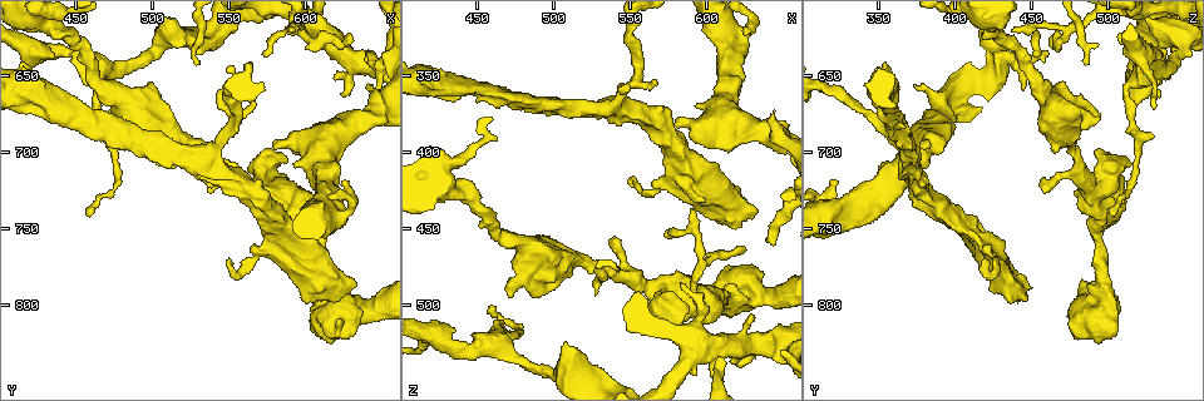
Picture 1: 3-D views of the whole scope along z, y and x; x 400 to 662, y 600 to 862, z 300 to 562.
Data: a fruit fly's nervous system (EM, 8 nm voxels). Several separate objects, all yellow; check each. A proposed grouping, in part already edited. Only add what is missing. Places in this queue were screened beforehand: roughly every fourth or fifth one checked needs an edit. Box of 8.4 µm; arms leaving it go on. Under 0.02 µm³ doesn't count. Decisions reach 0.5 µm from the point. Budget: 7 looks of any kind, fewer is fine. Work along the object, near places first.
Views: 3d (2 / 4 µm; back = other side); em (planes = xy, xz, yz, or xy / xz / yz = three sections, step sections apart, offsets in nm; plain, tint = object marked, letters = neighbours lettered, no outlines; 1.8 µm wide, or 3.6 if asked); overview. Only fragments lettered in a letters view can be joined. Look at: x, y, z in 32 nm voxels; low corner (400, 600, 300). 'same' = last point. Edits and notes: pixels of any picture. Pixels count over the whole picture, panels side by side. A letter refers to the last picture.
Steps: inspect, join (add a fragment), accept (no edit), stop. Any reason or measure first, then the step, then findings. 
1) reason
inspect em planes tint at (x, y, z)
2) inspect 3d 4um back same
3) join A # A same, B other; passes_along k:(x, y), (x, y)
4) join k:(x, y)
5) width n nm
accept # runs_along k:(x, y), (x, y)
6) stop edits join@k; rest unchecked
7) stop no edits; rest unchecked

inspect em planes letters at (532, 636, 542)

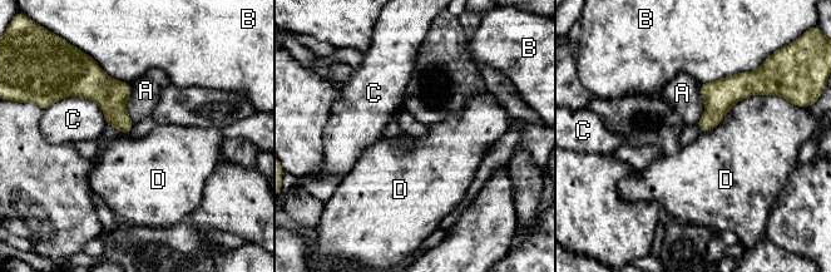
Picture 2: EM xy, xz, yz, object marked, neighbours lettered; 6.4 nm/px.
accept # A other, B other, C other, D other; no lettered fragment goes on from it

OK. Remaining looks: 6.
stops while still wide
inspect em xy step 4 letters at (616, 818, 478)

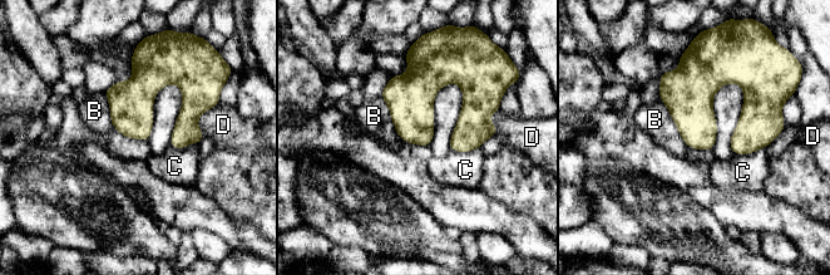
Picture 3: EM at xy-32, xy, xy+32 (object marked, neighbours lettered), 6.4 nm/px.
width 260 nm
accept # B other, C other, D other; border 3:(658, 99), (667, 108), (687, 146); none of them fits

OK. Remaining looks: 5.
stops while still wide
inspect em 3.6um yz step 8 tint at (632, 786, 436)

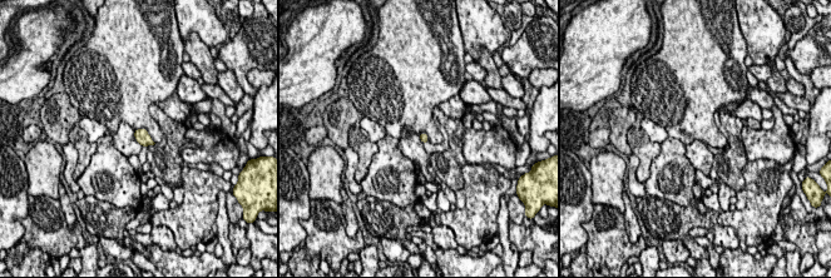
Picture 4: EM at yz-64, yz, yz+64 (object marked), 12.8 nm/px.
inspect em 3.6um planes letters same

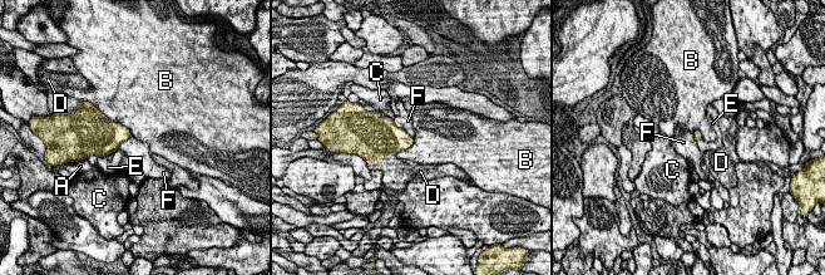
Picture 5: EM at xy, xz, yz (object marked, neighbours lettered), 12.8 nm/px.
join D # A other, B other, C other, D same, E other, F other; it goes on there

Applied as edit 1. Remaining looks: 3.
stop edits join@5; rest unchecked

